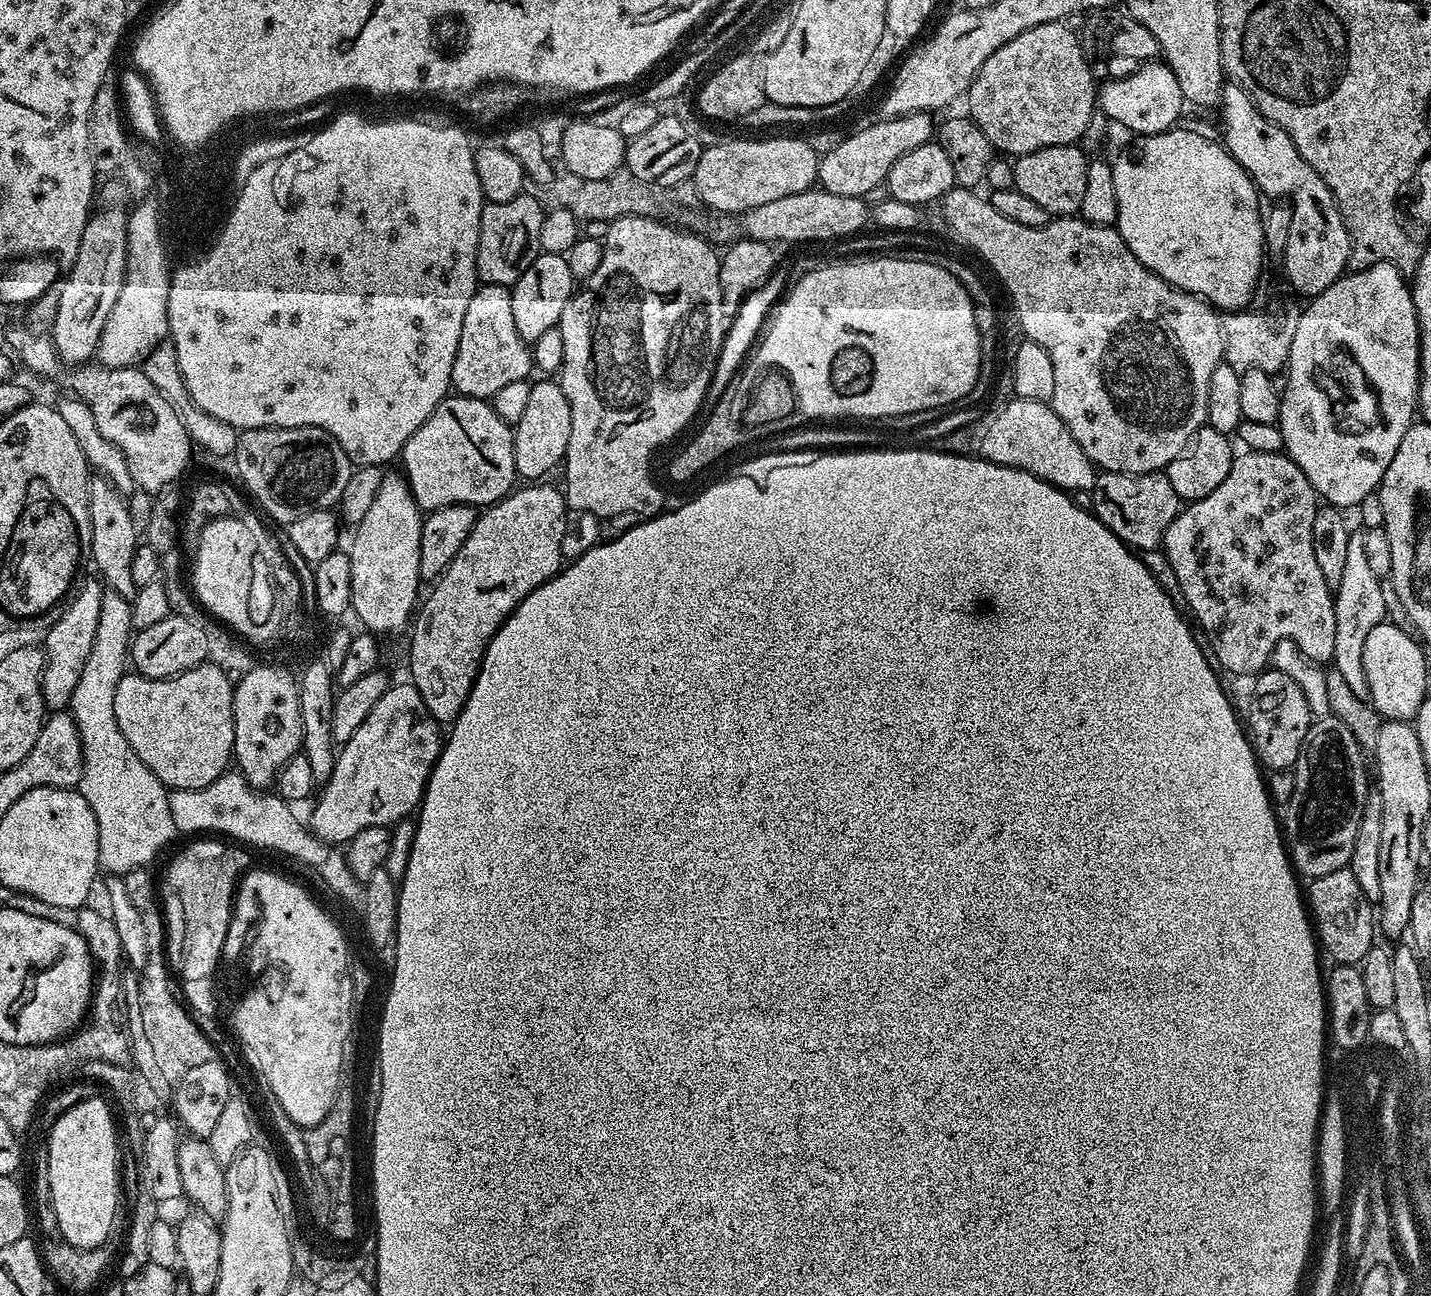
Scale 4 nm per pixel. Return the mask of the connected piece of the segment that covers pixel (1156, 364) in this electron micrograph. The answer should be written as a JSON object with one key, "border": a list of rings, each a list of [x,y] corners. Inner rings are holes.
{"border":[[[959,186],[951,188],[945,194],[942,207],[944,207],[944,220],[952,227],[952,232],[968,248],[973,248],[986,263],[992,267],[992,272],[1004,283],[1012,304],[1016,307],[1016,316],[1020,319],[1020,328],[1023,335],[1029,340],[1038,342],[1050,354],[1050,362],[1054,365],[1054,394],[1050,406],[1062,418],[1066,430],[1082,446],[1086,458],[1096,465],[1097,469],[1105,472],[1125,472],[1131,476],[1159,472],[1167,469],[1174,458],[1183,454],[1198,429],[1205,427],[1208,418],[1208,399],[1210,398],[1210,374],[1224,360],[1224,325],[1222,316],[1207,300],[1193,296],[1191,292],[1183,292],[1181,288],[1173,288],[1158,274],[1149,268],[1144,268],[1138,258],[1126,246],[1122,234],[1115,227],[1107,224],[1093,224],[1081,219],[1079,215],[1061,216],[1049,219],[1046,226],[1021,226],[1006,214],[998,214],[994,210],[991,199],[980,197],[979,191]]]}

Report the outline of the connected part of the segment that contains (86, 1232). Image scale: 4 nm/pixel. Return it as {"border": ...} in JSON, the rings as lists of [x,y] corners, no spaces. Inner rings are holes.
{"border":[[[84,1100],[73,1108],[68,1108],[56,1120],[52,1133],[46,1141],[49,1158],[50,1194],[52,1195],[54,1213],[57,1214],[57,1222],[60,1227],[60,1235],[68,1244],[75,1248],[97,1248],[99,1244],[108,1244],[108,1235],[112,1232],[112,1223],[116,1220],[116,1203],[120,1200],[120,1180],[116,1177],[116,1124],[112,1121],[112,1112],[100,1100]]]}

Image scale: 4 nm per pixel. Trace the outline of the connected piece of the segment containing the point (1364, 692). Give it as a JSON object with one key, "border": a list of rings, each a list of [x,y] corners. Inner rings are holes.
{"border":[[[1351,531],[1348,540],[1347,559],[1340,582],[1334,590],[1335,602],[1335,638],[1332,664],[1345,679],[1350,690],[1358,698],[1368,700],[1369,683],[1362,665],[1362,647],[1366,637],[1374,626],[1385,621],[1386,610],[1381,593],[1381,577],[1374,574],[1367,565],[1366,554],[1363,553],[1364,535],[1361,531]]]}

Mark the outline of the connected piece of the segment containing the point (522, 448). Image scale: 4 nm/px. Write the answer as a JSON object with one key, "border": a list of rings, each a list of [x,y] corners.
{"border":[[[540,378],[531,387],[526,410],[514,424],[514,466],[521,481],[540,482],[547,472],[561,467],[566,454],[566,442],[570,442],[570,402],[566,402],[566,394],[562,394],[555,379]]]}

